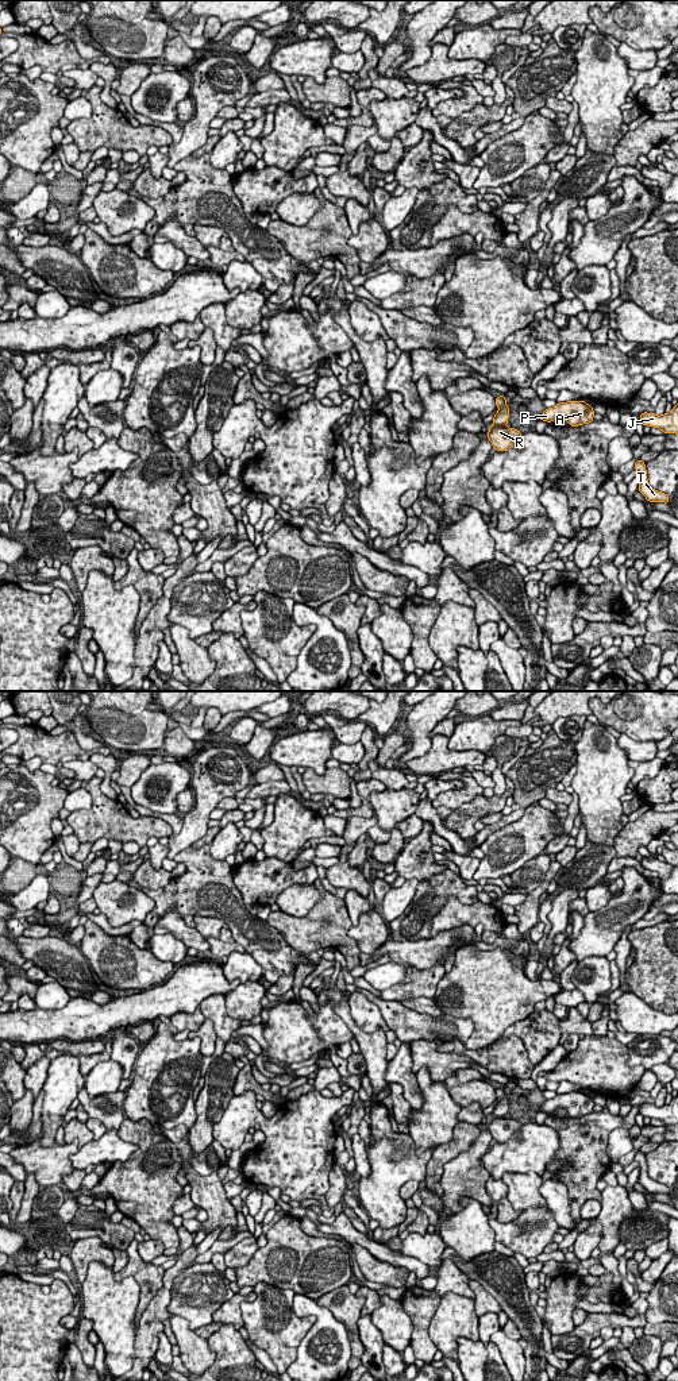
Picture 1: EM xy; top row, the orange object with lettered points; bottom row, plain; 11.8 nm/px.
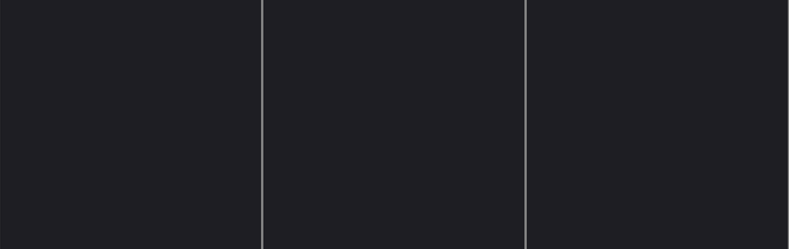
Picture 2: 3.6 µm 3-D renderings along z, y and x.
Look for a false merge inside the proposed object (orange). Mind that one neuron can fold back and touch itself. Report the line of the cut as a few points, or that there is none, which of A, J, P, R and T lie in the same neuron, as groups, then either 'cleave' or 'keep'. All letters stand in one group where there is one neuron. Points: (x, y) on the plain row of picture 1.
cut in xy along (493, 1115), (504, 1118); A J P / R T; cleave

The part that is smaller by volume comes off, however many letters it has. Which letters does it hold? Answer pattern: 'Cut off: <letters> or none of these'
Cut off: R, T

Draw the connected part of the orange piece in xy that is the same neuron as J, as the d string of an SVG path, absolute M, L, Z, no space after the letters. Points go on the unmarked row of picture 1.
M678 1095L673 1098L670 1104L656 1107L655 1104L643 1103L640 1112L643 1116L656 1118L667 1125L678 1125Z

